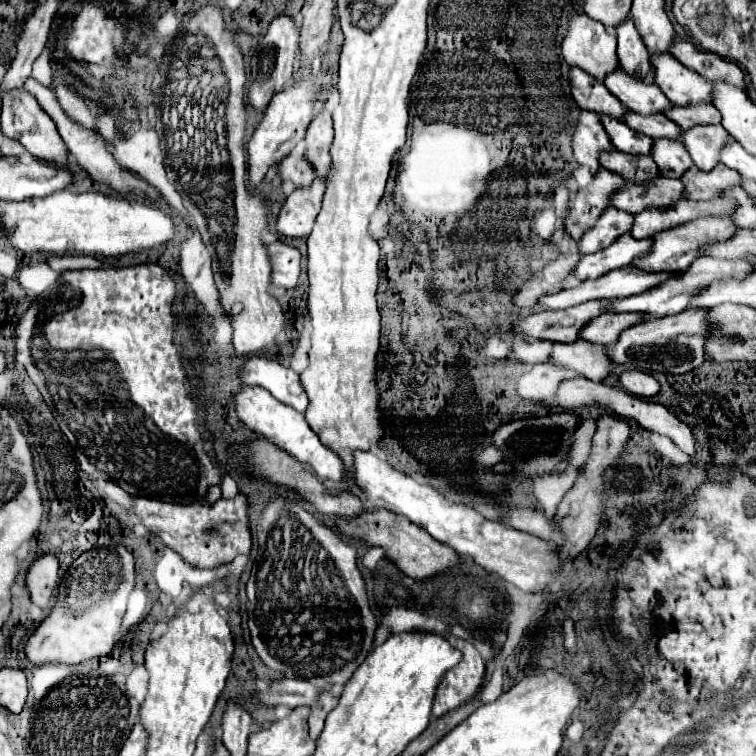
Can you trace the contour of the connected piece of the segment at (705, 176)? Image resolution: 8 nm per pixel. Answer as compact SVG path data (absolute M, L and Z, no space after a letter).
M718 165L710 173L702 173L698 169L690 169L682 177L686 185L686 199L696 199L696 201L708 201L724 193L726 189L732 187L742 187L742 177L738 171L728 169L726 165Z

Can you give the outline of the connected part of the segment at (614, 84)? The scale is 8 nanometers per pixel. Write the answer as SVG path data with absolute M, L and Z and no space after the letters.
M624 69L610 73L604 79L604 85L632 111L640 115L656 115L672 109L674 105L666 99L666 95L658 89L658 85L650 81L636 79L628 75Z

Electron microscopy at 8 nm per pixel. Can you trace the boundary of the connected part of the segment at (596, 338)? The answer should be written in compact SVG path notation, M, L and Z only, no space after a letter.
M604 313L602 317L596 317L582 329L580 337L592 343L602 343L602 345L614 345L620 337L620 333L626 327L632 327L642 321L642 313Z

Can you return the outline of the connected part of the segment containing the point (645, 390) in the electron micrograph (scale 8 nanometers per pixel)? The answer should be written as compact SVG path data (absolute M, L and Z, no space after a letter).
M636 369L624 371L620 375L620 383L624 385L624 389L628 393L638 395L638 397L644 397L644 399L654 397L660 391L660 383L652 375L644 373L644 371L636 371Z

